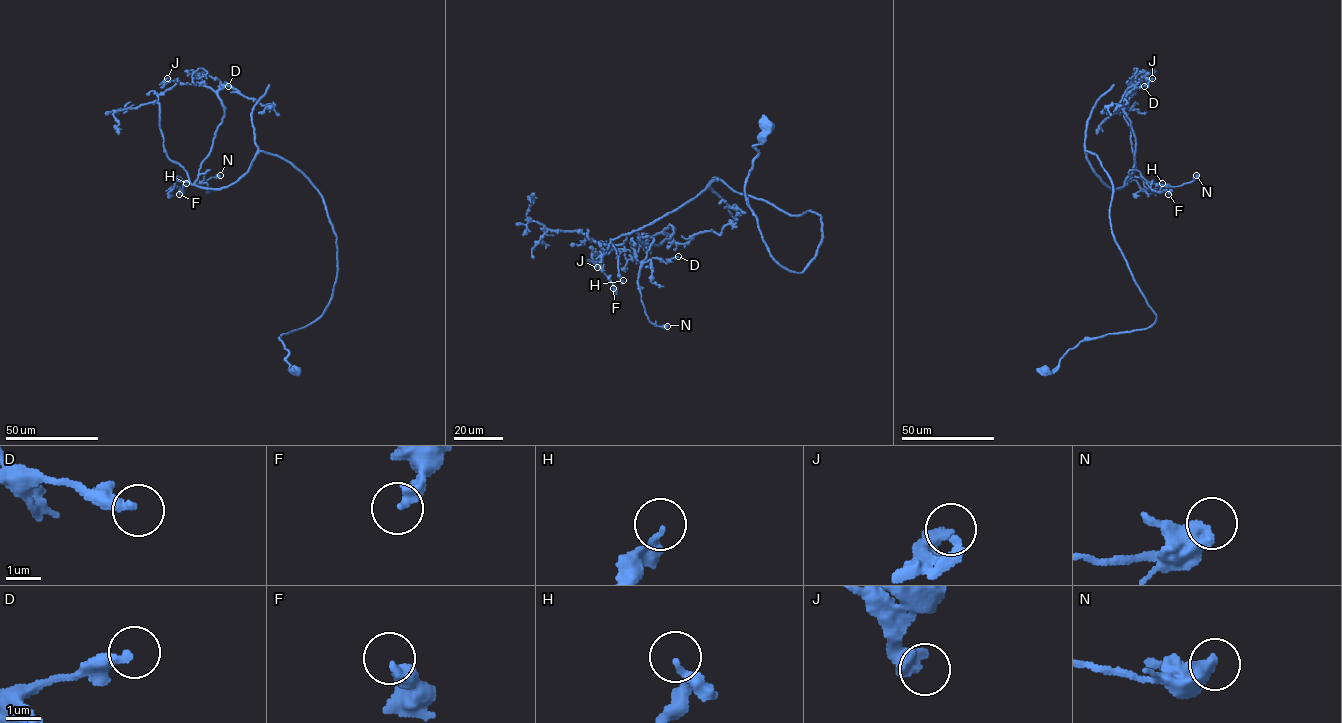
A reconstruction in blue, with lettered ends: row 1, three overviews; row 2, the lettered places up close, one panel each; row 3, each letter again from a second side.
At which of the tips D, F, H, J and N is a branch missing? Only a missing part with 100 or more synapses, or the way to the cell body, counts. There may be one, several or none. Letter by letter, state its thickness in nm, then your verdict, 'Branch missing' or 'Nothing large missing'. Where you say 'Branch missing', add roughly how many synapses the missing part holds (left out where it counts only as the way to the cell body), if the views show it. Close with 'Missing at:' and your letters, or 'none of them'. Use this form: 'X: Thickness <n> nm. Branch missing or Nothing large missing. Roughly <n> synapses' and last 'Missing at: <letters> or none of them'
D: Thickness 280 nm. Nothing large missing
F: Thickness 360 nm. Nothing large missing
H: Thickness 220 nm. Nothing large missing
J: Thickness 480 nm. Nothing large missing
N: Thickness 550 nm. Nothing large missing
Missing at: none of them

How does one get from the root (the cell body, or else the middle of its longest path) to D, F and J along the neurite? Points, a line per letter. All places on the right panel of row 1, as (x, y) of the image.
D: (1045, 371), (1155, 322), (1086, 154), (1124, 185), (1120, 101), (1144, 86)
F: (1045, 371), (1081, 341), (1156, 317), (1112, 231), (1112, 181), (1086, 151), (1111, 189), (1132, 179), (1168, 194)
J: (1045, 371), (1155, 322), (1086, 154), (1126, 184), (1124, 106), (1152, 78)

